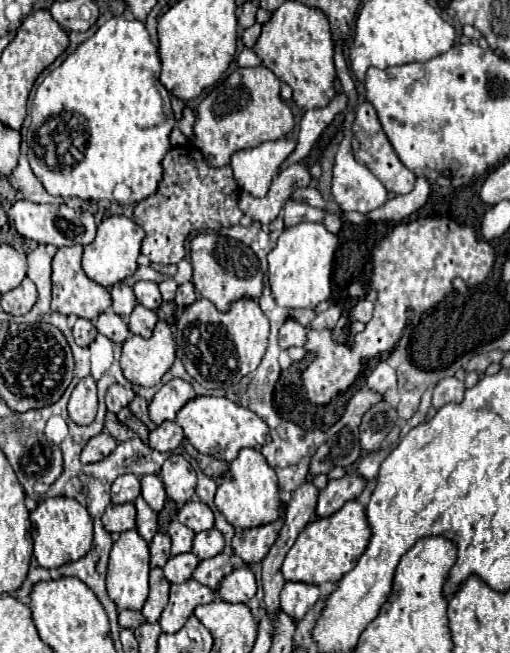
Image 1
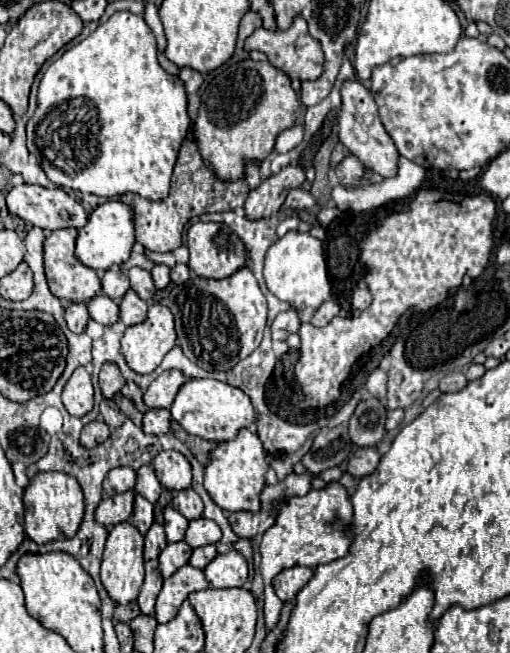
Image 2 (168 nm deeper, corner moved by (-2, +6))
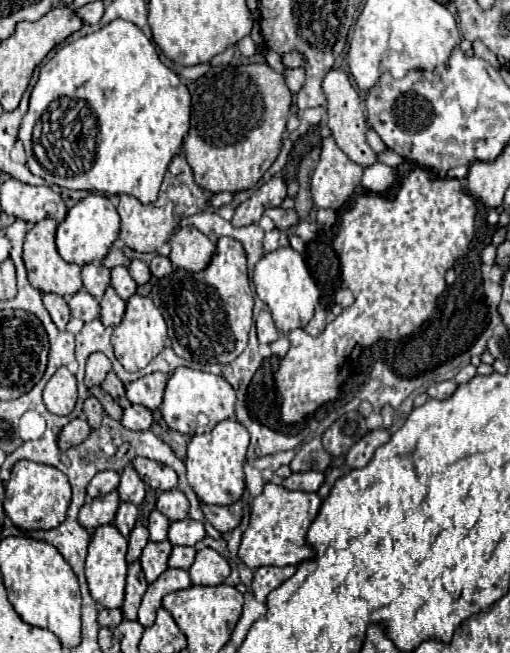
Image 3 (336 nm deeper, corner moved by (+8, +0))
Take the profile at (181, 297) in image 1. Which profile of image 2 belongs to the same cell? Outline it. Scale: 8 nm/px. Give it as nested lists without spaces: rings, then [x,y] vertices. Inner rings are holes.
[[[176,264],[176,266],[170,270],[170,278],[172,278],[174,284],[178,284],[178,282],[186,282],[188,276],[190,276],[190,270],[188,270],[186,264]]]

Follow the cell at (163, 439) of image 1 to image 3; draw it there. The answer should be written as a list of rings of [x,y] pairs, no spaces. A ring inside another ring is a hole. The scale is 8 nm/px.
[[[130,406],[124,410],[122,426],[128,430],[150,430],[152,426],[152,412],[144,406]]]

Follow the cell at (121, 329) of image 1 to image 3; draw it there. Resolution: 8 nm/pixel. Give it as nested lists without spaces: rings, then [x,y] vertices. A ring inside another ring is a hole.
[[[80,290],[78,294],[74,294],[68,304],[70,304],[72,316],[80,318],[82,322],[92,322],[100,318],[100,302],[86,290]]]

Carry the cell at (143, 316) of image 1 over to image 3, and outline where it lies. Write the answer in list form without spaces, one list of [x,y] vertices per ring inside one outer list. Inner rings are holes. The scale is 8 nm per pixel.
[[[110,286],[104,294],[104,298],[100,300],[102,312],[100,312],[100,320],[104,326],[116,326],[120,324],[120,320],[124,318],[124,308],[126,302],[120,300],[120,296],[116,296],[116,290]]]

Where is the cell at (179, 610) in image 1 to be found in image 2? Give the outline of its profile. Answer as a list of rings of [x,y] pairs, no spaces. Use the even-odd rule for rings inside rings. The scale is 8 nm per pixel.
[[[184,564],[182,568],[178,568],[170,578],[164,580],[164,586],[156,598],[156,614],[154,618],[160,624],[166,624],[174,618],[174,614],[178,612],[178,606],[186,600],[186,596],[190,592],[196,590],[206,590],[210,584],[206,582],[206,576],[202,570]]]

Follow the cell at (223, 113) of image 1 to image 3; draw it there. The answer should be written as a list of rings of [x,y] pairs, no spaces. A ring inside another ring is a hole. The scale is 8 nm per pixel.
[[[266,62],[230,64],[186,86],[192,94],[192,118],[184,138],[184,154],[196,184],[212,194],[240,192],[256,186],[278,156],[290,116],[292,94],[284,84],[284,76]]]

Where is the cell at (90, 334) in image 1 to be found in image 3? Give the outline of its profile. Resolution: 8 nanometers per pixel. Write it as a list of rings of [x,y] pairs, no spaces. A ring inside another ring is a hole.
[[[42,294],[42,300],[44,300],[44,306],[50,312],[54,324],[58,326],[58,330],[66,330],[66,324],[70,322],[68,302],[56,294]]]

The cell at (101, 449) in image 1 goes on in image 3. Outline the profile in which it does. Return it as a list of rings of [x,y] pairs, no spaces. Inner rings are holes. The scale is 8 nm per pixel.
[[[80,416],[80,418],[72,420],[68,426],[64,426],[64,430],[60,432],[60,438],[58,438],[58,446],[62,452],[66,452],[68,448],[82,444],[88,436],[90,436],[90,426],[88,426],[86,418]]]

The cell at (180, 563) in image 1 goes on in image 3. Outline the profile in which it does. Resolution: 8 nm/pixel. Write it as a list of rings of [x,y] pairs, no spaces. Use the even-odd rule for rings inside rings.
[[[168,540],[146,544],[146,548],[142,550],[142,556],[140,556],[140,564],[142,564],[144,578],[148,584],[152,584],[168,568],[170,554],[172,554],[172,544],[168,544]]]

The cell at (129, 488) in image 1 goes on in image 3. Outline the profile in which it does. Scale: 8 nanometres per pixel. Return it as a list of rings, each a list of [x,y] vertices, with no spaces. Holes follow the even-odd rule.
[[[104,470],[104,472],[98,472],[90,484],[88,484],[88,496],[90,498],[100,498],[100,496],[106,496],[108,492],[116,490],[120,484],[120,474],[114,472],[114,470]]]

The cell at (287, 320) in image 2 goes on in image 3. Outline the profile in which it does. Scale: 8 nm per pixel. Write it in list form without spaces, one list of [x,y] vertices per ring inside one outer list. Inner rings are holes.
[[[264,308],[256,320],[256,330],[258,330],[258,342],[260,344],[272,344],[274,340],[280,338],[280,332],[272,320],[272,314],[268,308]]]

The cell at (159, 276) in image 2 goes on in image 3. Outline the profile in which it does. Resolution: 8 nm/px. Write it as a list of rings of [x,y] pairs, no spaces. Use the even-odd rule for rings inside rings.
[[[132,260],[132,264],[130,264],[130,274],[132,274],[132,278],[142,286],[142,284],[146,284],[146,282],[150,282],[150,268],[148,268],[148,264],[146,262],[142,262],[142,260]]]

